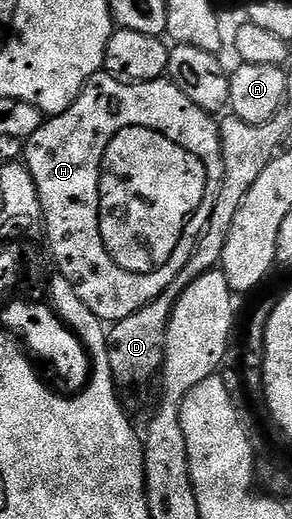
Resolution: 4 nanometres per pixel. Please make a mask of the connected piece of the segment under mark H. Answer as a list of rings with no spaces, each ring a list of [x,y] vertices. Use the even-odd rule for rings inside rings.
[[[105,71],[97,73],[80,91],[80,95],[68,107],[68,111],[55,113],[47,116],[42,122],[40,131],[36,135],[29,137],[24,143],[24,160],[28,171],[32,171],[32,179],[36,179],[36,191],[40,195],[40,207],[42,208],[41,224],[46,225],[46,241],[50,244],[49,260],[58,271],[58,276],[68,279],[73,285],[78,286],[80,299],[84,299],[84,304],[92,315],[96,315],[103,323],[113,323],[120,319],[128,319],[128,315],[136,315],[140,307],[152,303],[166,290],[184,271],[188,259],[192,259],[194,248],[197,247],[202,233],[206,230],[208,219],[212,215],[214,198],[218,196],[222,186],[222,176],[224,175],[224,163],[222,162],[222,136],[218,130],[219,122],[211,114],[204,112],[180,87],[176,87],[169,79],[159,79],[156,81],[120,81],[113,77],[111,73]],[[128,127],[144,127],[172,139],[184,151],[192,151],[204,163],[206,168],[206,190],[204,199],[200,207],[188,219],[188,223],[182,232],[180,243],[176,243],[176,251],[156,271],[147,273],[133,273],[124,271],[108,255],[104,247],[104,239],[100,235],[100,179],[102,178],[102,156],[112,143],[112,139],[120,131]]]

